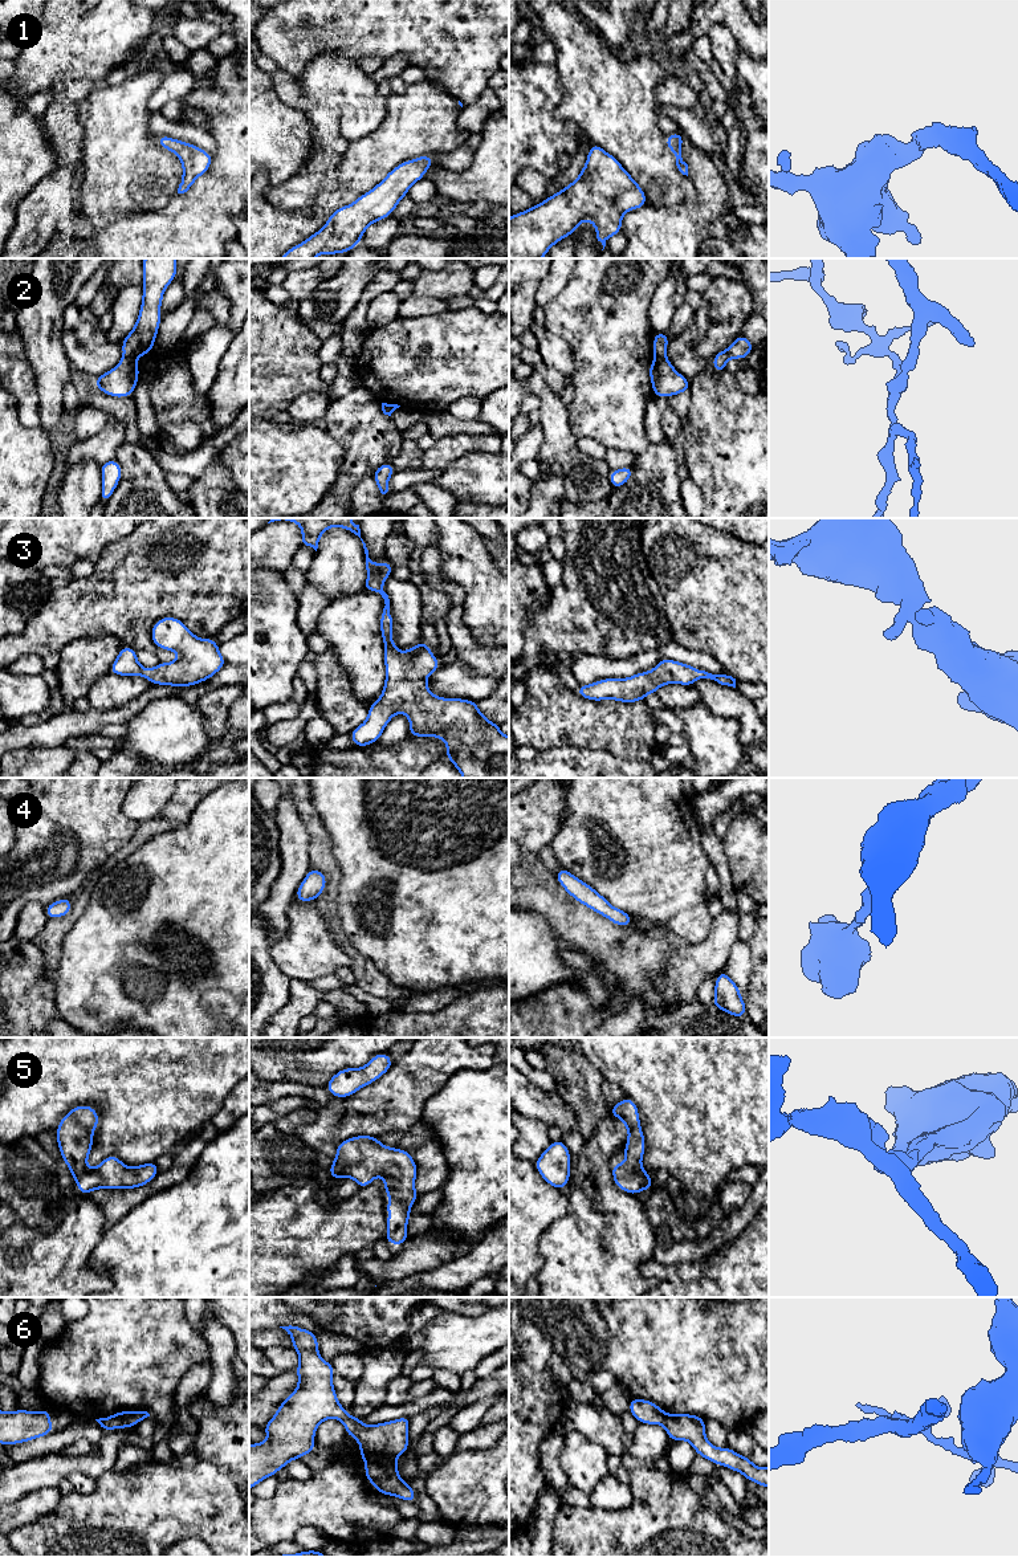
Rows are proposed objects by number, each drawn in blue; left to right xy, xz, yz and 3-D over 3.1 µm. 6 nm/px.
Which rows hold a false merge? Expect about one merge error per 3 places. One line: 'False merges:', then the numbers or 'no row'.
False merges: 2, 6

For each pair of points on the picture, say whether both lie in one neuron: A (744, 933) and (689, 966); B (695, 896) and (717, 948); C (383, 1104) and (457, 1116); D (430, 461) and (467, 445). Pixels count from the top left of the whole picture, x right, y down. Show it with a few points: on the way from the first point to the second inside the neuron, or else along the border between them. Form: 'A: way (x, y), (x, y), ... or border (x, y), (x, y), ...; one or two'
A: border (740, 912), (737, 938); two
B: border (713, 918), (709, 934), (703, 941), (685, 944); two
C: border (443, 1087), (426, 1103), (419, 1121); two
D: way (439, 456), (457, 445); one

